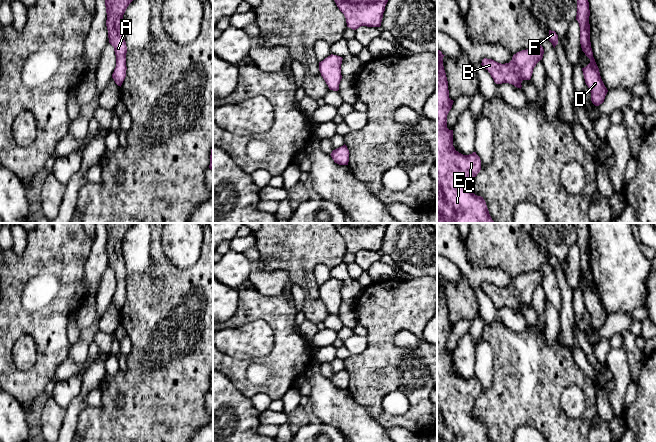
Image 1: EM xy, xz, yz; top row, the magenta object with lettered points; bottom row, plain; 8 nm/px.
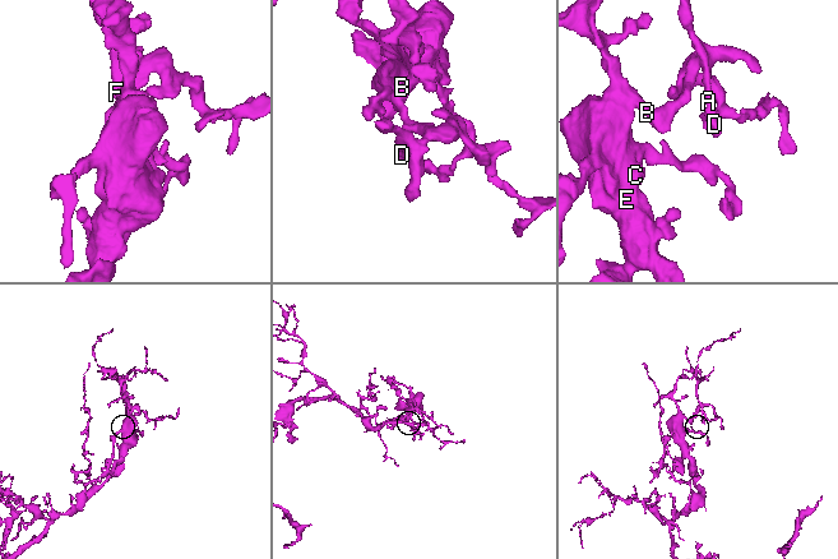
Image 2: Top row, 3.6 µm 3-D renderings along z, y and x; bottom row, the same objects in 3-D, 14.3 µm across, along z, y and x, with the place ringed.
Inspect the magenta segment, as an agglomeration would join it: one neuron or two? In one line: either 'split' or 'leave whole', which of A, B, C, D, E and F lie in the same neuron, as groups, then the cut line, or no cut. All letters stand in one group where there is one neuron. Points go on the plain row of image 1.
leave whole; groups A B C D E F; cut none

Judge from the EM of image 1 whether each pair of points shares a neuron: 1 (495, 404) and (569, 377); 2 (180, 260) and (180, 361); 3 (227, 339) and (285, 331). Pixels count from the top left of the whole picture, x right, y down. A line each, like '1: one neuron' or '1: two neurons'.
1: one neuron
2: two neurons
3: two neurons

